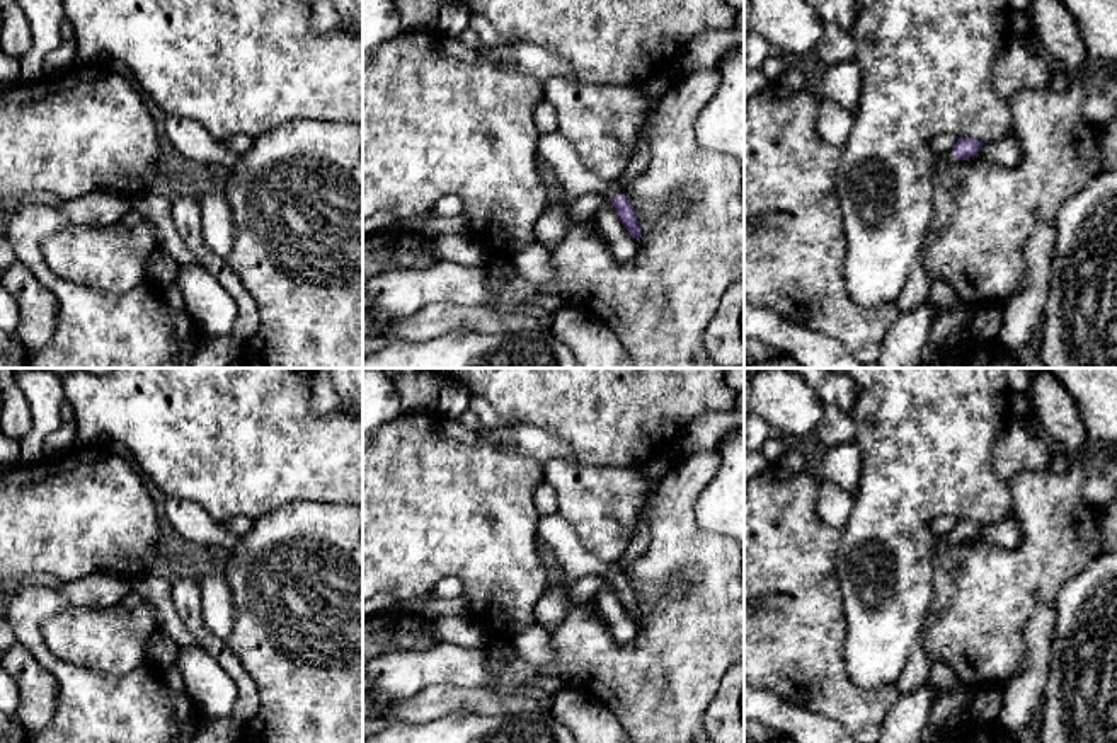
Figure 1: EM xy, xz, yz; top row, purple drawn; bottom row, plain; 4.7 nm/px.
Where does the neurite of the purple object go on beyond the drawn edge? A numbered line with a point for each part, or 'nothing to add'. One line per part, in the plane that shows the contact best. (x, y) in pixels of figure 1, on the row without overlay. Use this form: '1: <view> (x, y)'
1: xz (569, 559)

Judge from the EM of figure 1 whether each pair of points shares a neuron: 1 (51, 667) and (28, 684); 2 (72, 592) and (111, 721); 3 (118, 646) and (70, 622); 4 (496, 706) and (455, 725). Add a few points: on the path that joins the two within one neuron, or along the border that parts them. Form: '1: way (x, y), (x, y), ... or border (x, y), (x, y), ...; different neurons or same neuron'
1: border (19, 641), (53, 677), (57, 684), (57, 709); different neurons
2: border (57, 587), (74, 605); different neurons
3: way (106, 639), (82, 634); same neuron
4: border (518, 714), (446, 713), (438, 718); different neurons

